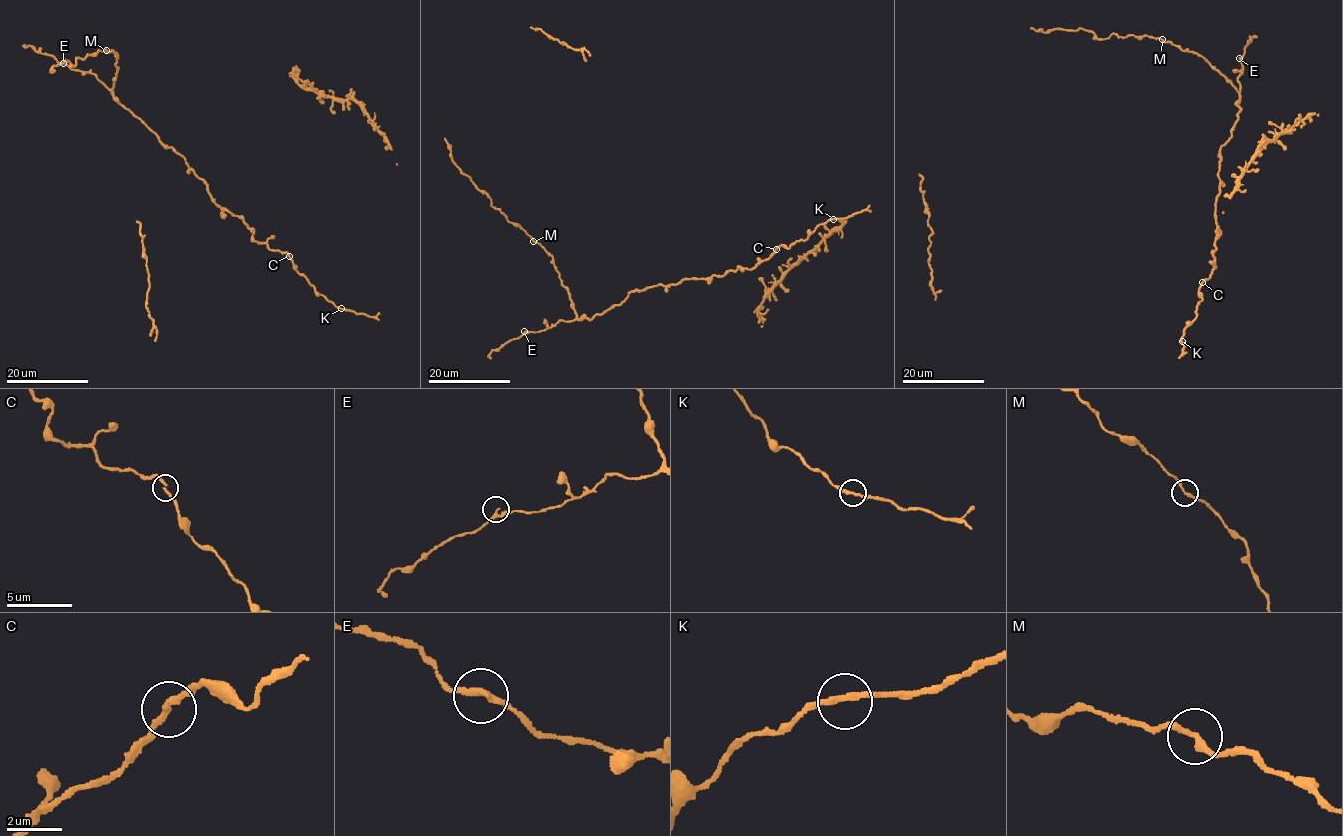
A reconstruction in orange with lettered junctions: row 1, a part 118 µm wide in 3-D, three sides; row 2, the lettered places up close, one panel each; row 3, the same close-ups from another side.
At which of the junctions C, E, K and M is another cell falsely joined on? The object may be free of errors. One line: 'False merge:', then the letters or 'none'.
False merge: none

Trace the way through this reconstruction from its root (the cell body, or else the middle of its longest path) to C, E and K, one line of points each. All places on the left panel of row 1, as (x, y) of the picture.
C: (116, 60), (113, 98), (184, 158), (207, 184), (210, 198), (244, 220), (253, 231), (252, 238), (289, 255)
E: (116, 60), (114, 84), (109, 90), (91, 72), (71, 70), (63, 63)
K: (116, 60), (113, 98), (184, 158), (210, 198), (244, 220), (252, 238), (286, 252), (316, 292), (341, 308)

